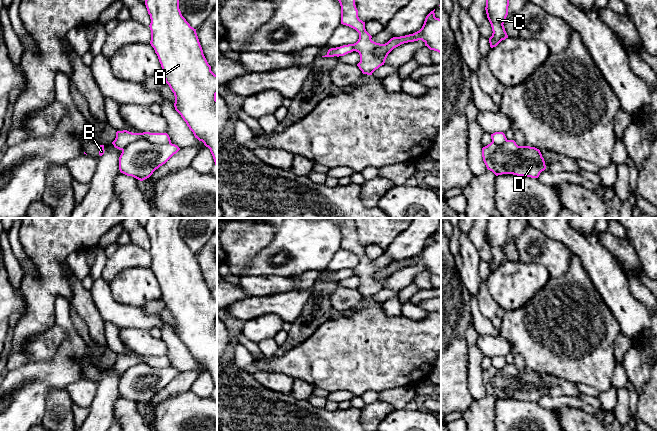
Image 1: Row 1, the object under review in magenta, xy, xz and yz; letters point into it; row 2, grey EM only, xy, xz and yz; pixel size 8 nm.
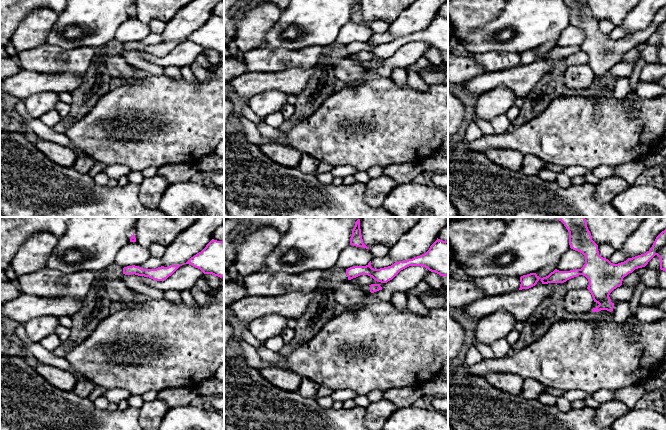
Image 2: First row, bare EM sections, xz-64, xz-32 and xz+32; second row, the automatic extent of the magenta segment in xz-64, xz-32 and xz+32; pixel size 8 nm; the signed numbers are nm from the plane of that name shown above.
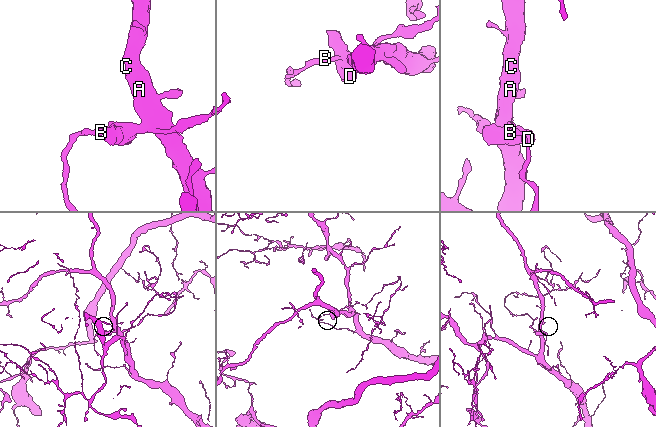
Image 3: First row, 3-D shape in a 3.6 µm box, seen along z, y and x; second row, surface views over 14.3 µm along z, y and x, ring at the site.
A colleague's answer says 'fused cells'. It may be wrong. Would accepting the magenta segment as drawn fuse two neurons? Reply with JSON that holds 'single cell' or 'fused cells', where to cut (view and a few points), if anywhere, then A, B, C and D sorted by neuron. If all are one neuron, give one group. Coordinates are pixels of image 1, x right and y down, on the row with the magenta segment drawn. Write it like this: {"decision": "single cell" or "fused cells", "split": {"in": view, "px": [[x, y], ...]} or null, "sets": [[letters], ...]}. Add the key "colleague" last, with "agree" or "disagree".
{"decision": "fused cells", "split": {"in": "xy", "px": [[170, 142], [151, 143], [137, 139], [122, 150]]}, "sets": [["A", "B", "C"], ["D"]], "colleague": "agree"}

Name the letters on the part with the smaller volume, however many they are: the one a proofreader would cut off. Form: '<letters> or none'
D

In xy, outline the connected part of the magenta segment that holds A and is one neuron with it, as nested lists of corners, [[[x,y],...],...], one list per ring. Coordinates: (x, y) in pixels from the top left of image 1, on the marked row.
[[[145,0],[145,5],[151,19],[149,25],[151,30],[150,44],[158,56],[165,82],[174,93],[175,110],[186,122],[195,138],[210,149],[215,165],[217,165],[217,75],[211,71],[211,66],[203,54],[196,29],[191,27],[182,16],[179,0]]]

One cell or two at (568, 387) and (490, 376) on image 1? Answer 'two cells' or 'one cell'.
one cell

